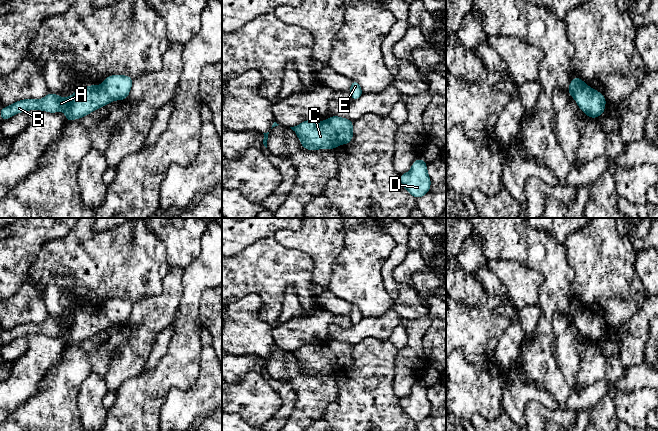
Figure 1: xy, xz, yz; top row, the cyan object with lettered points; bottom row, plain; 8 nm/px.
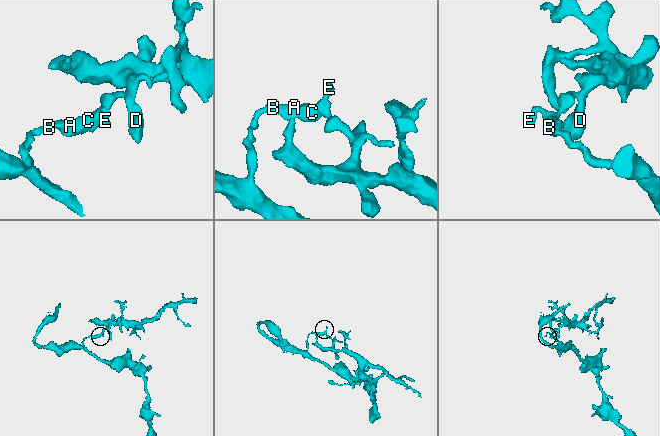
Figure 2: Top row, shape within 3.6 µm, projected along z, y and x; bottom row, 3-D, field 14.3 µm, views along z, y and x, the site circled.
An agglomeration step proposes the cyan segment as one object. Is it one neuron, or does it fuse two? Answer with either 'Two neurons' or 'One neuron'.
Two neurons

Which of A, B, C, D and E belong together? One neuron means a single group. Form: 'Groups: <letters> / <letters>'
Groups: A B C / D E

